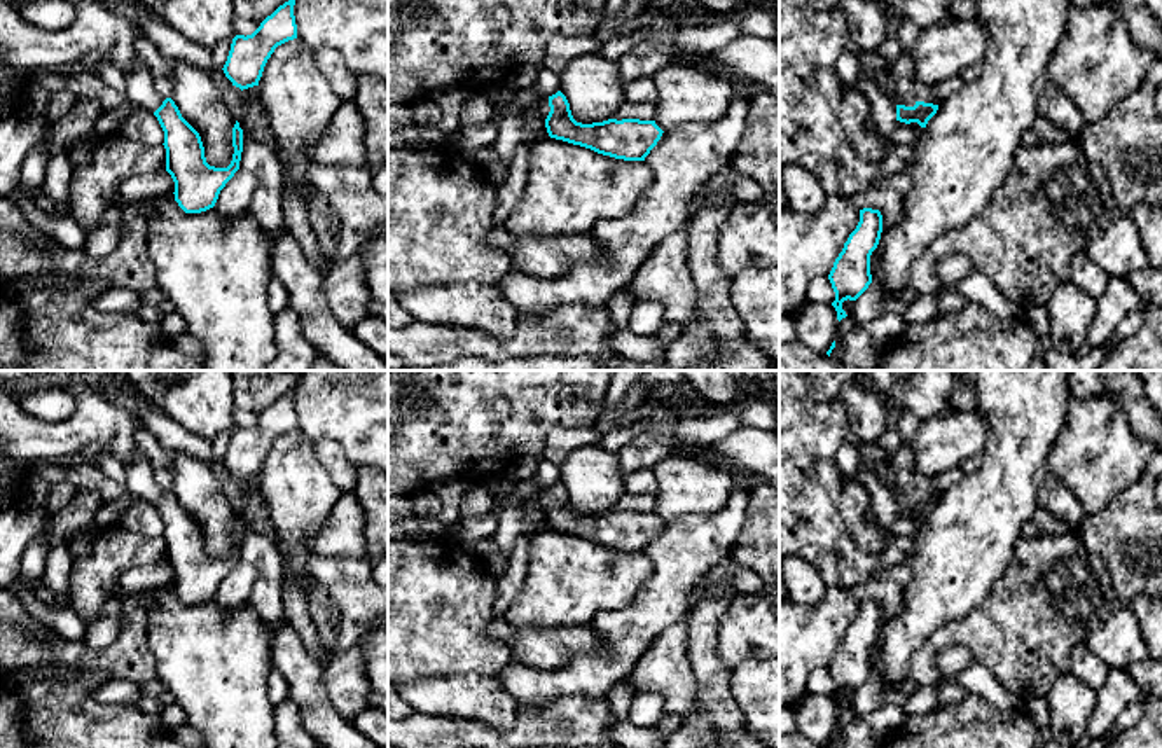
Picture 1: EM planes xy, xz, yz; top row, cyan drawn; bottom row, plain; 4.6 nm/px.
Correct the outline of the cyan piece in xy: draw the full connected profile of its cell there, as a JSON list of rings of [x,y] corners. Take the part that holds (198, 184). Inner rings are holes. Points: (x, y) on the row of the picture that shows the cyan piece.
[[[0,0],[0,54],[19,70],[31,66],[72,65],[87,54],[100,54],[124,73],[135,107],[152,112],[163,131],[166,171],[175,182],[175,201],[185,213],[201,213],[215,206],[220,190],[239,170],[243,129],[232,128],[232,161],[227,168],[206,163],[199,133],[182,117],[171,98],[161,98],[149,66],[136,56],[138,26],[108,12],[98,0],[77,0],[75,21],[59,31],[26,23],[12,0]]]

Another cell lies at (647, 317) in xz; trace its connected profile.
[[[636,301],[629,316],[627,330],[638,336],[655,336],[664,325],[664,306],[652,301]]]

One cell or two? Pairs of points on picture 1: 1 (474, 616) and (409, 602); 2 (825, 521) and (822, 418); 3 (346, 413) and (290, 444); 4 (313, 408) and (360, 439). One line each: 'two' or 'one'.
1: one
2: one
3: two
4: one

